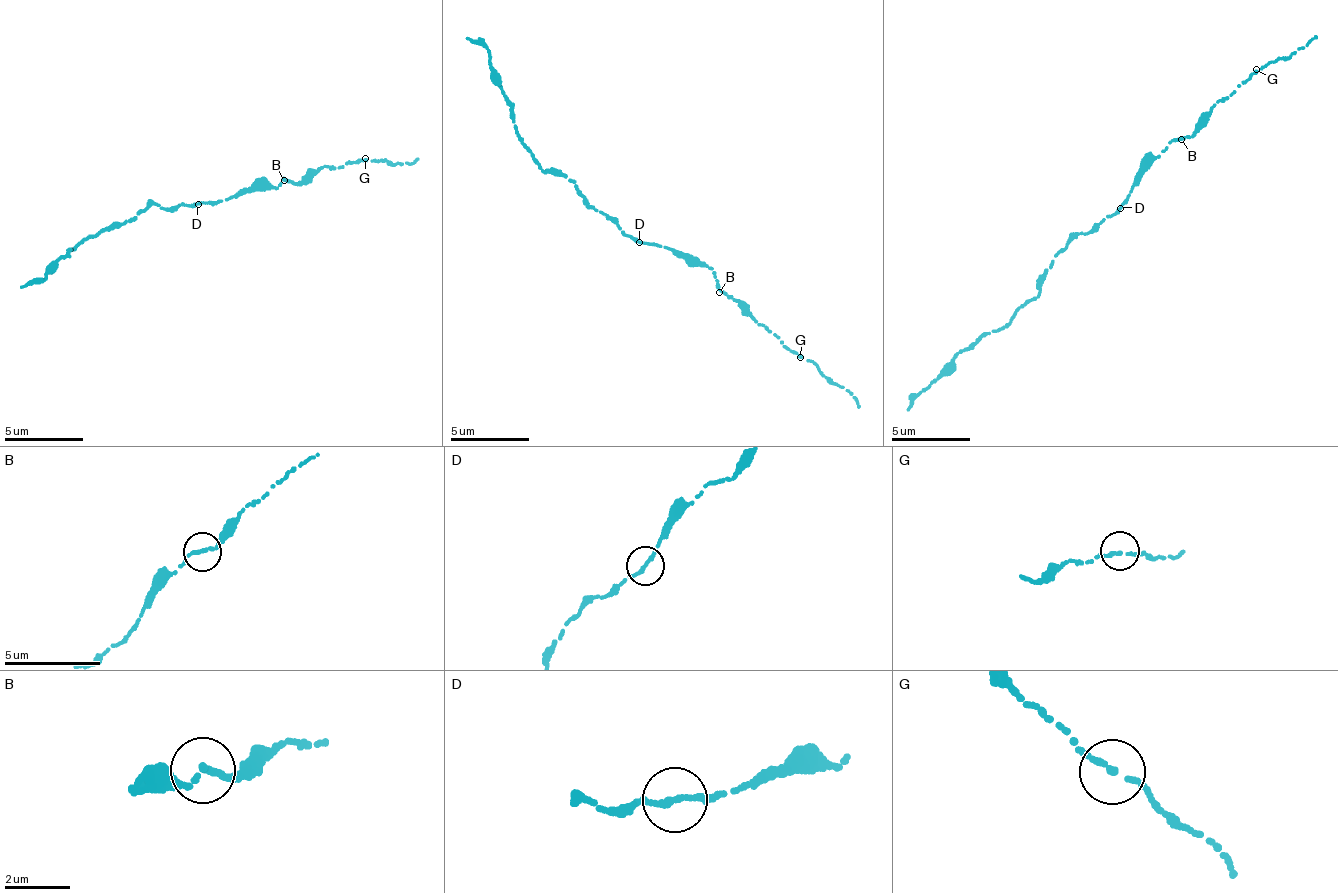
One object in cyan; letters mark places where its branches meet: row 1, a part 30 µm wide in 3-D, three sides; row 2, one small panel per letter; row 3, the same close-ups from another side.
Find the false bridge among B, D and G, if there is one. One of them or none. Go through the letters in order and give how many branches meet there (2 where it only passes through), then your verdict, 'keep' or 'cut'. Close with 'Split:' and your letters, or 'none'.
B: 2 | keep
D: 2 | keep
G: 2 | keep
Split: none

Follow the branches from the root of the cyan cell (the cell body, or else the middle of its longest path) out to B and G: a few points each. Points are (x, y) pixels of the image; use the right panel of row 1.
B: (1117, 210), (1127, 201), (1139, 173), (1174, 139), (1181, 139)
G: (1117, 210), (1127, 201), (1139, 173), (1174, 139), (1196, 133), (1199, 124), (1217, 100), (1228, 98), (1256, 69)

